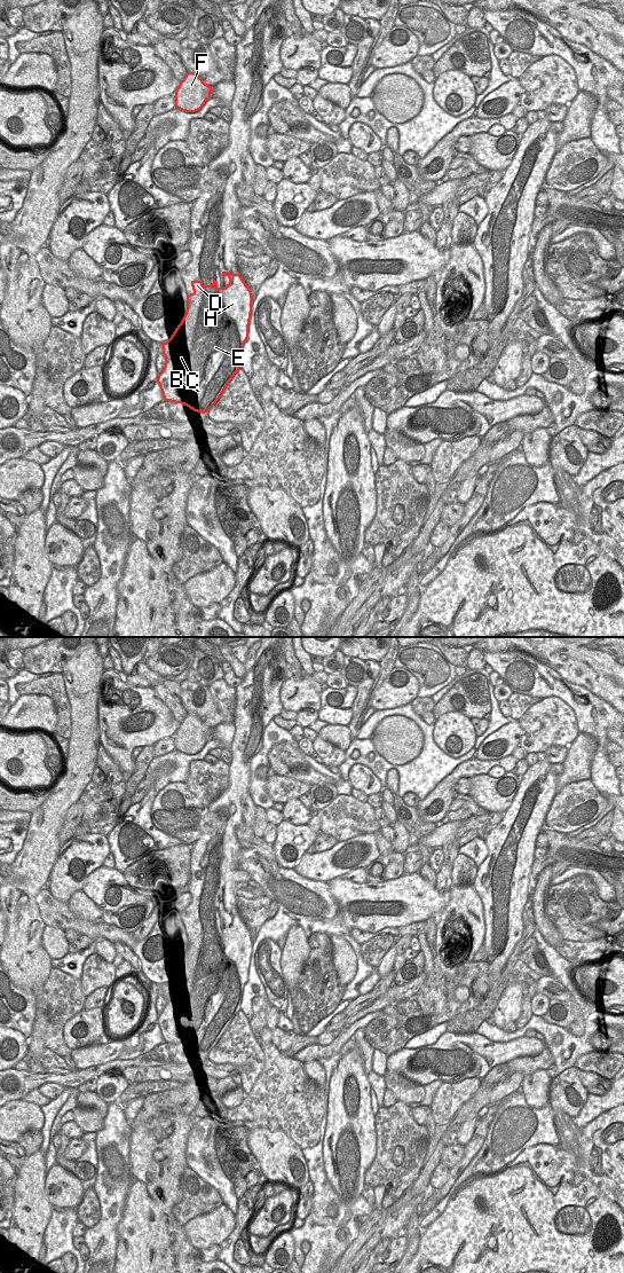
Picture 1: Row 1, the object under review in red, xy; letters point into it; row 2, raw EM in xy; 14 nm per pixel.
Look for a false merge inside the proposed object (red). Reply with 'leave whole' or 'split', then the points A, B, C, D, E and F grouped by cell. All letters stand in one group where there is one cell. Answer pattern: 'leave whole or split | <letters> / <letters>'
split | A B / C D E F

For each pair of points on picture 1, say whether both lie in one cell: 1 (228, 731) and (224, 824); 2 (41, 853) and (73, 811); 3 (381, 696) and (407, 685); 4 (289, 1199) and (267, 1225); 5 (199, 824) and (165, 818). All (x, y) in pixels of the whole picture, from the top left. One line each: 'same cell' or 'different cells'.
1: different cells
2: different cells
3: same cell
4: same cell
5: same cell

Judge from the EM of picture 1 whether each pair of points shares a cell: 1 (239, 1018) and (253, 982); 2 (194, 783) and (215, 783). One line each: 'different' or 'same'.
1: different
2: same

